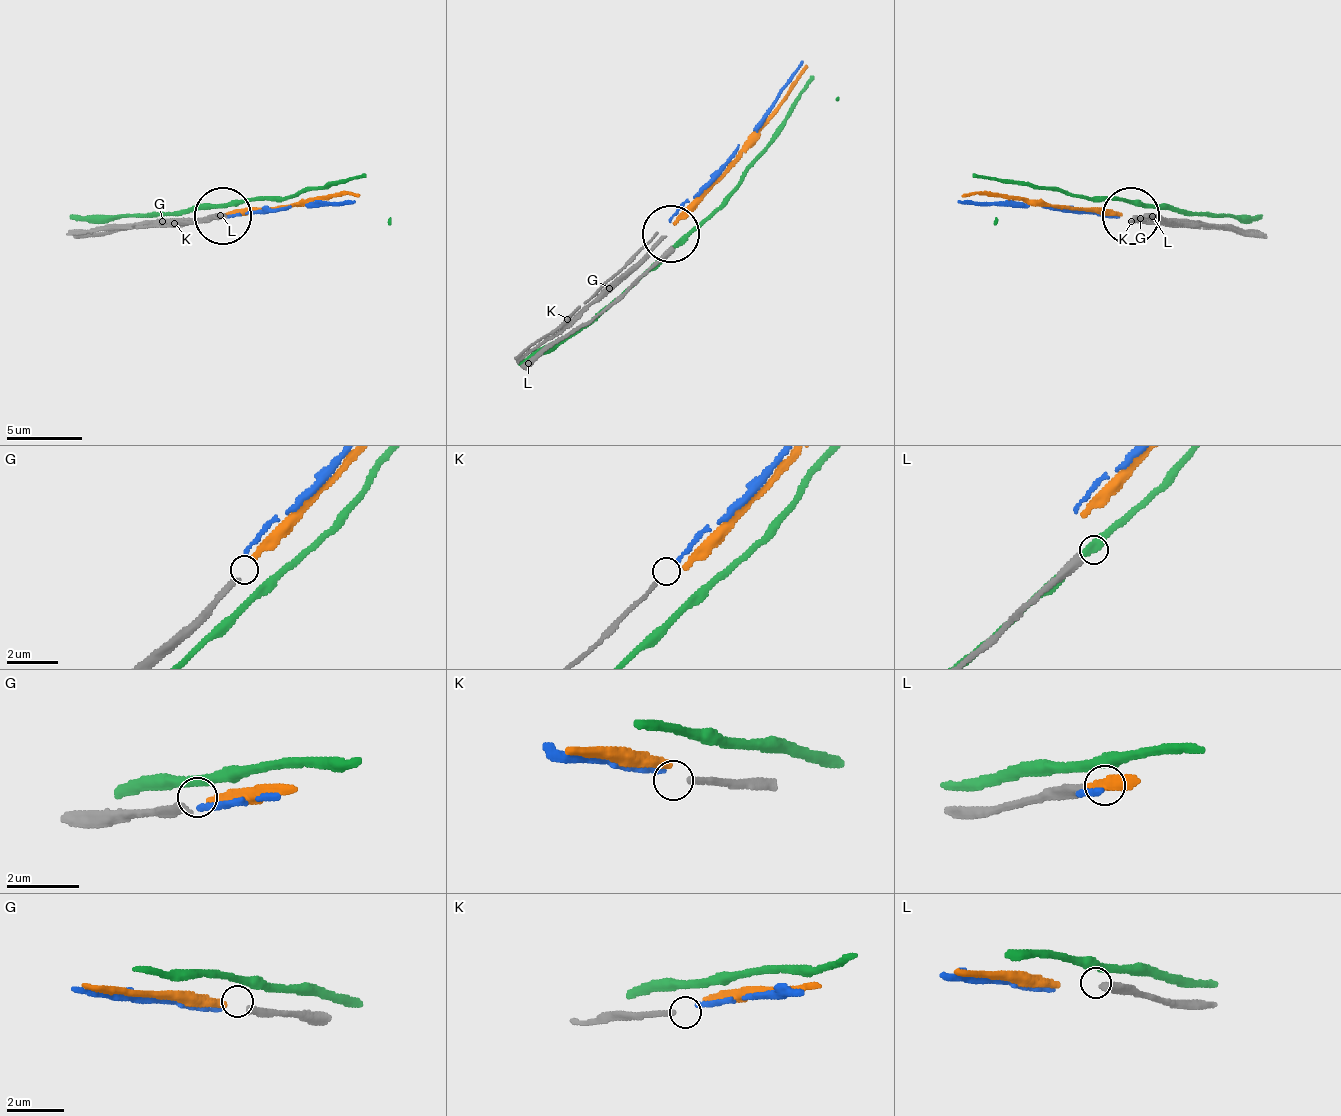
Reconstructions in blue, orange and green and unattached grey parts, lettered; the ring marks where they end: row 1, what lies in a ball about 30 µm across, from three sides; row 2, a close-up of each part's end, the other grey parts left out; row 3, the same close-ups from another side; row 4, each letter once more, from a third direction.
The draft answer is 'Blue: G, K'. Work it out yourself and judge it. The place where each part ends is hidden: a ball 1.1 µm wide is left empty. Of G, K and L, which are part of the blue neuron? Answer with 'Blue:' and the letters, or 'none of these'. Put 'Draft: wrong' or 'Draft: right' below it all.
Blue: K
Draft: wrong

